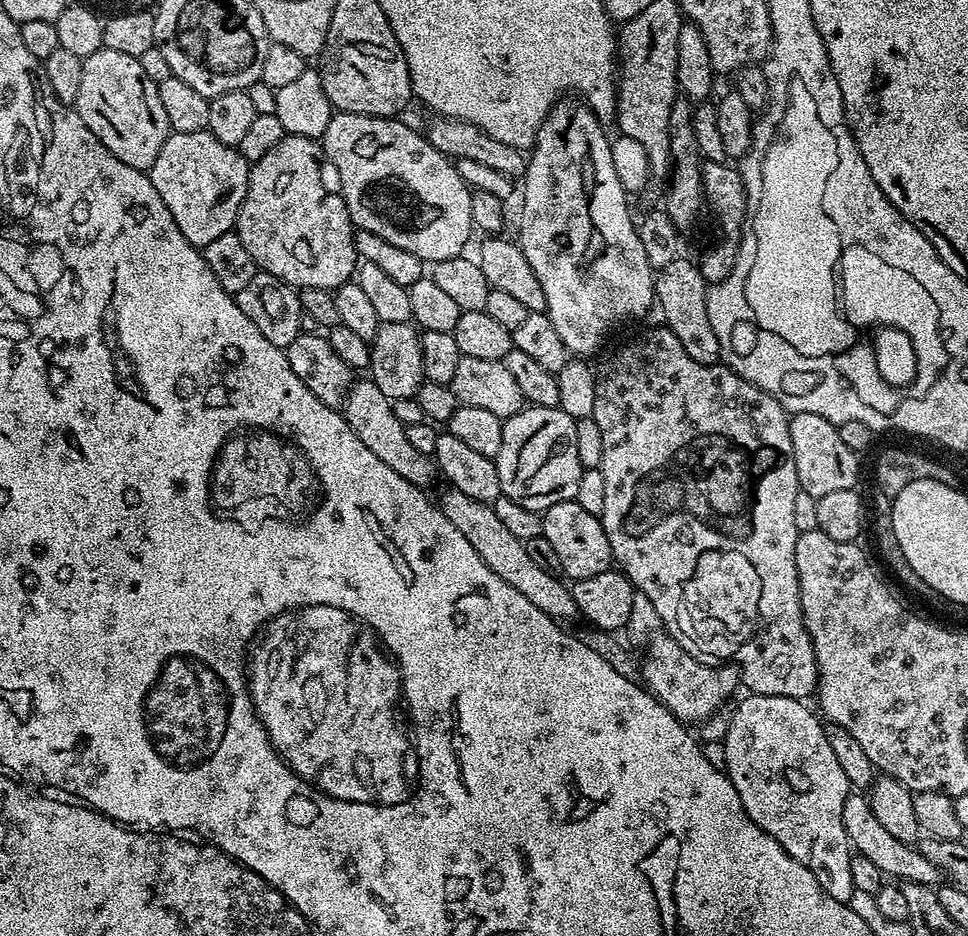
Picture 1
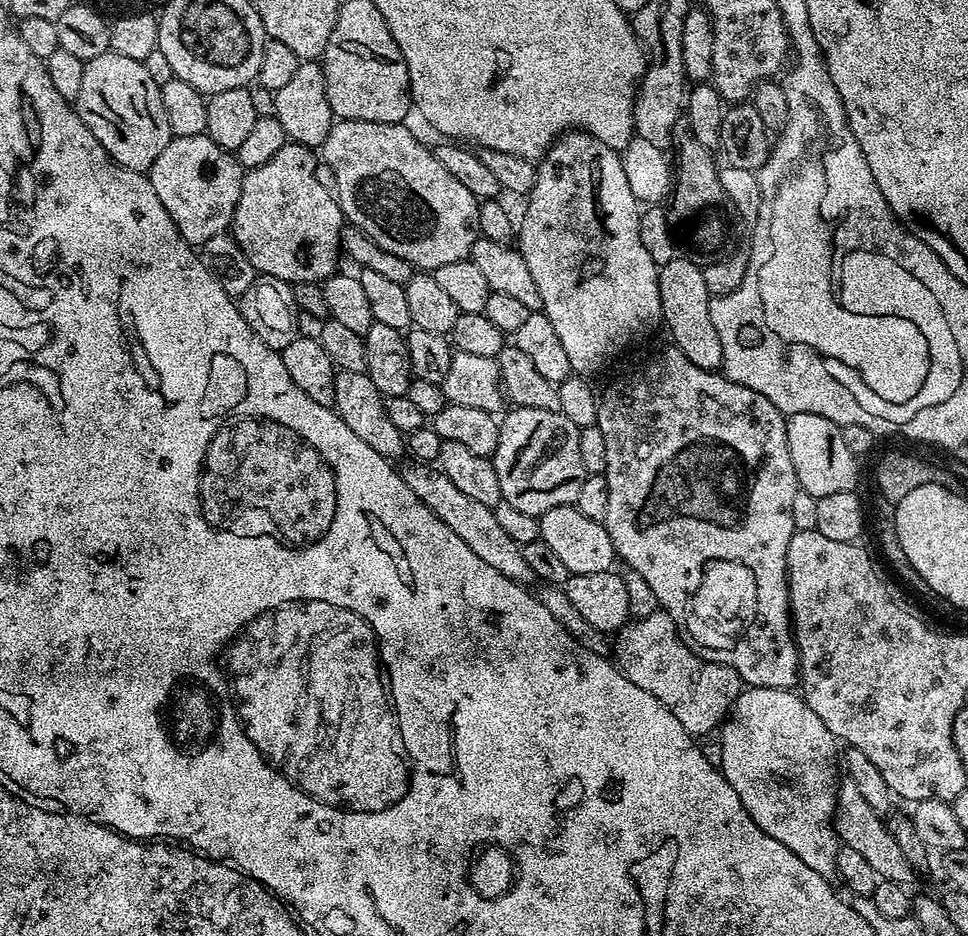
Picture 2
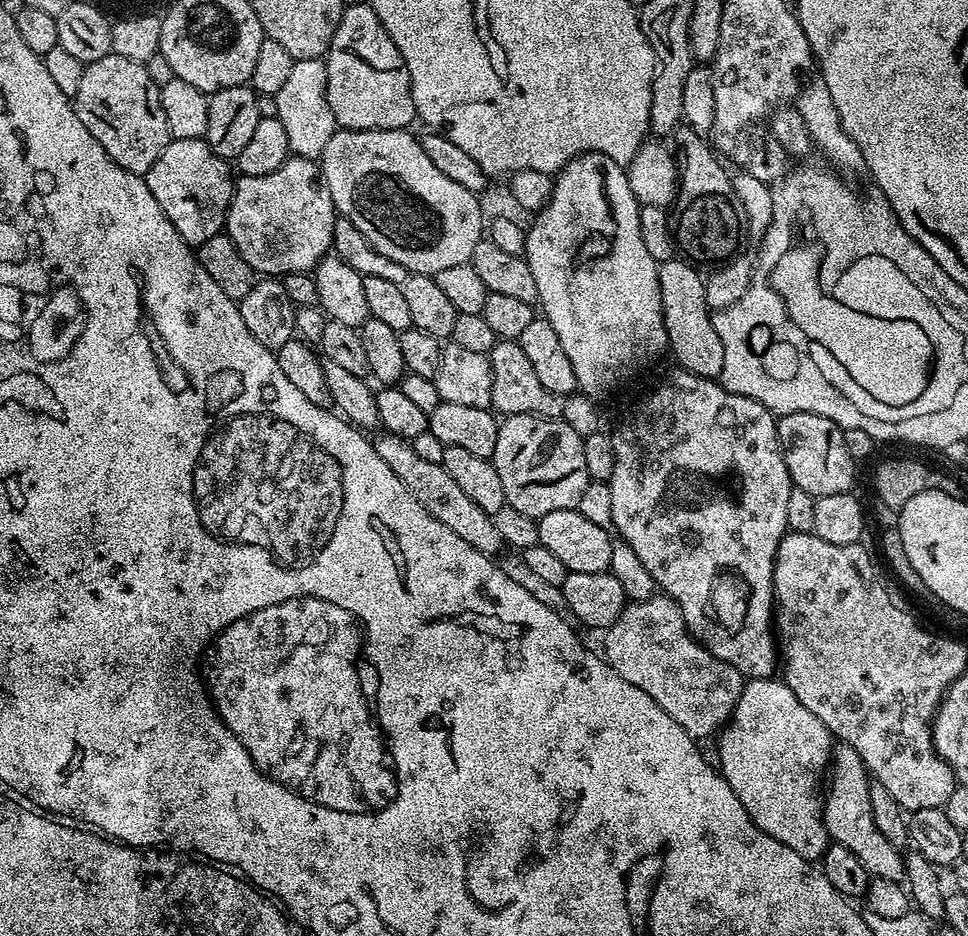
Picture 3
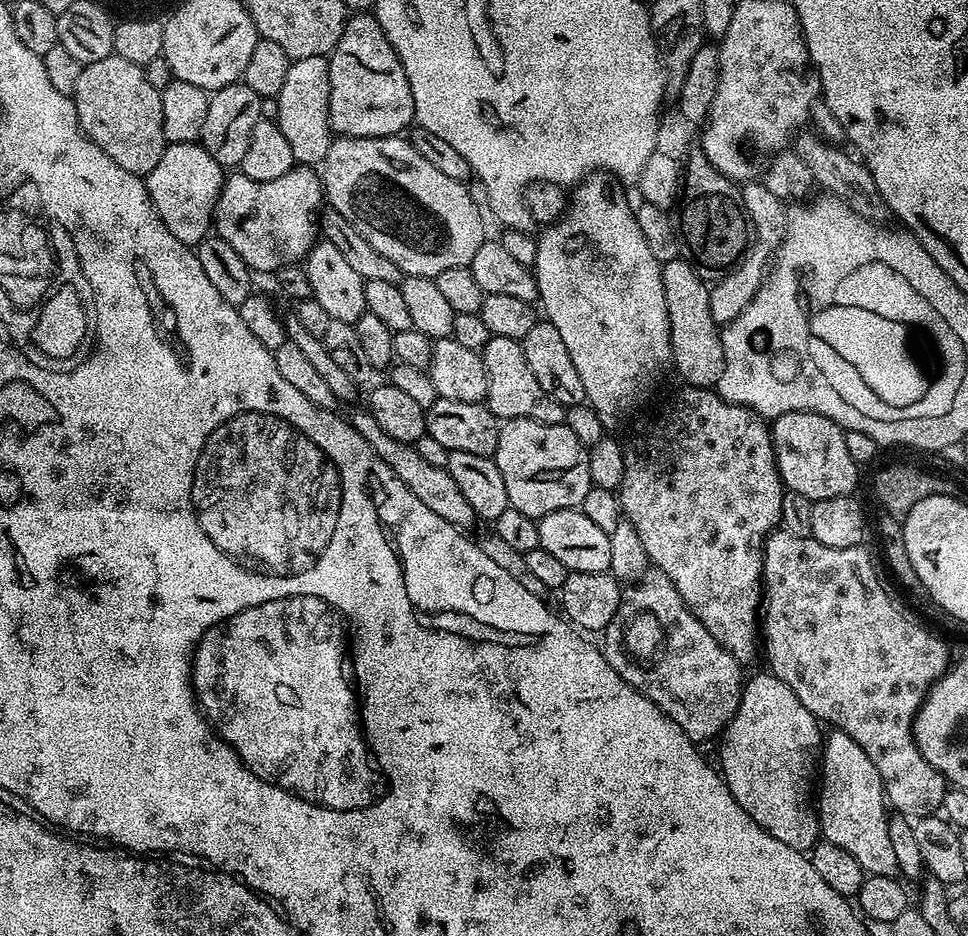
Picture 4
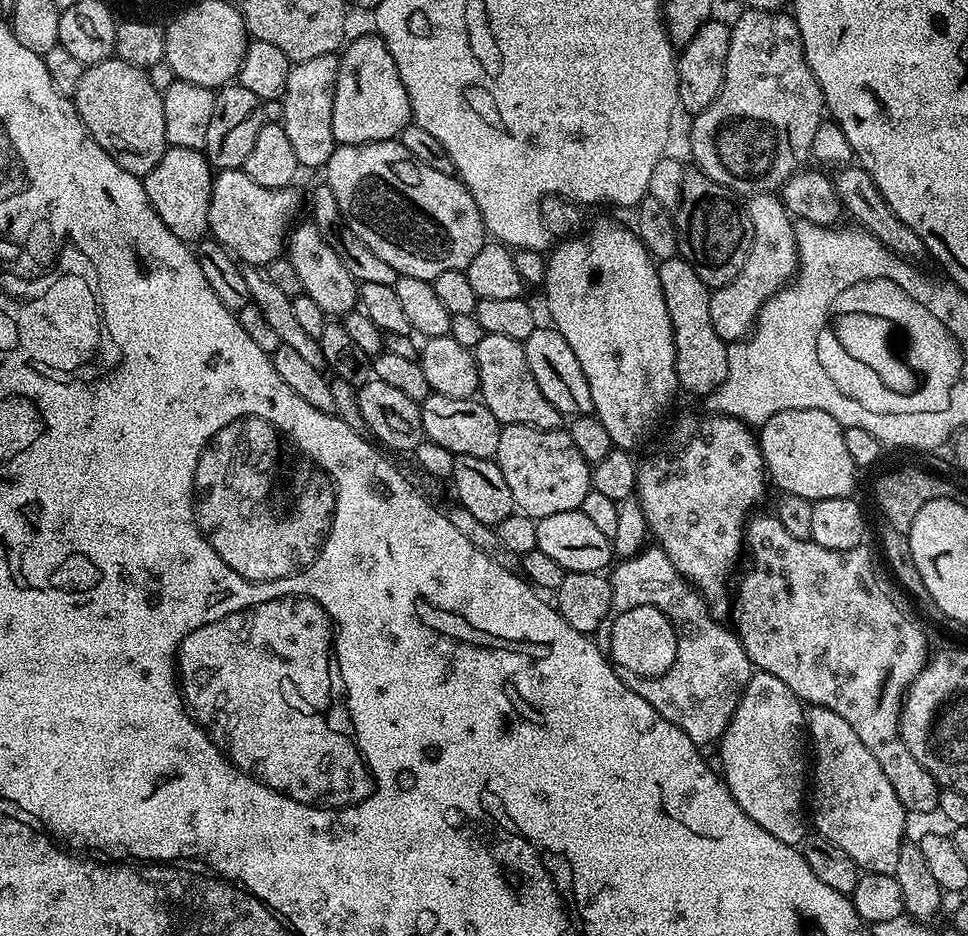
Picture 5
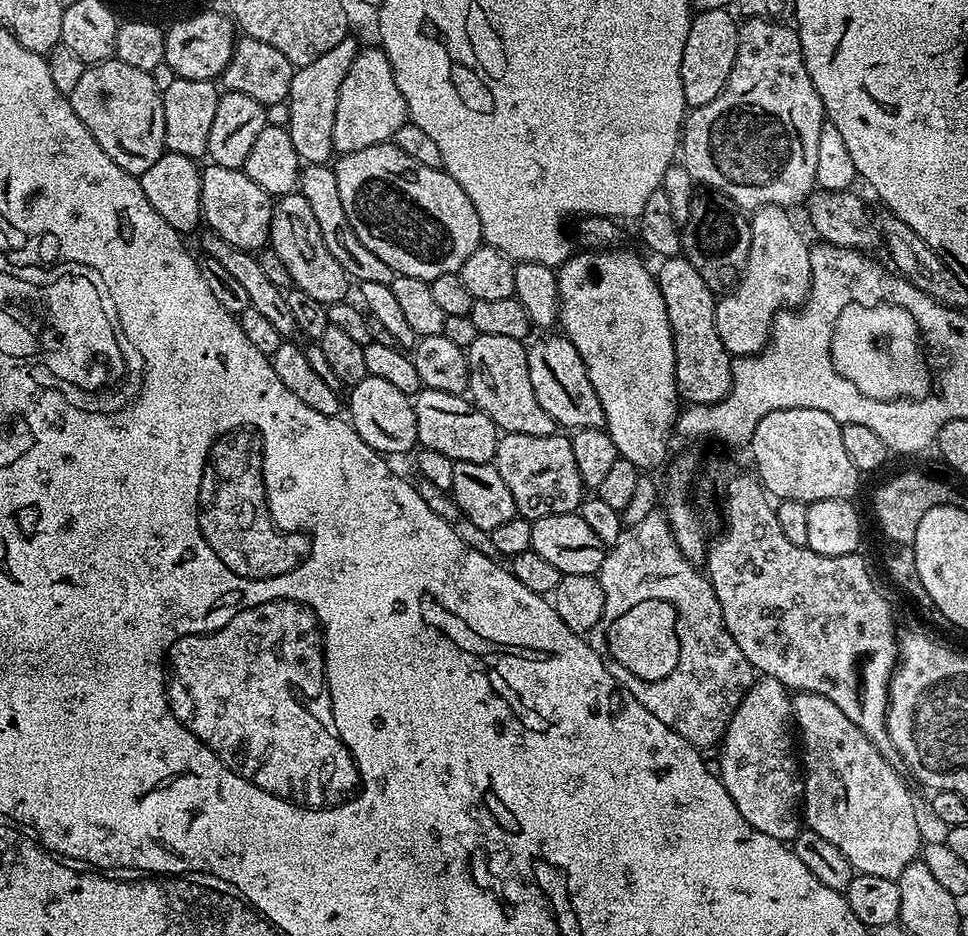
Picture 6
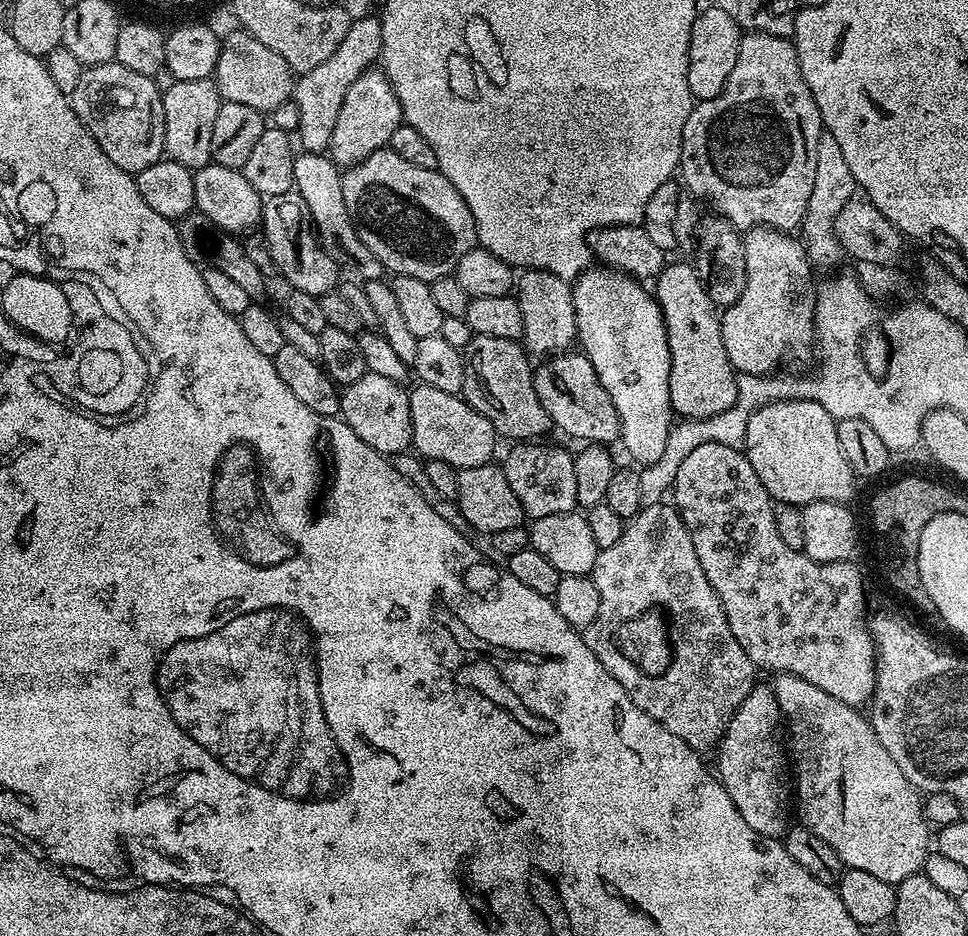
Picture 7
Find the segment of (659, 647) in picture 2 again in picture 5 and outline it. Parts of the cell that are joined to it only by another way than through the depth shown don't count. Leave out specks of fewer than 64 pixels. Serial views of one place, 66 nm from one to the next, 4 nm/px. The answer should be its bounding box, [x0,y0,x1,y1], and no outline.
[610,546,737,746]

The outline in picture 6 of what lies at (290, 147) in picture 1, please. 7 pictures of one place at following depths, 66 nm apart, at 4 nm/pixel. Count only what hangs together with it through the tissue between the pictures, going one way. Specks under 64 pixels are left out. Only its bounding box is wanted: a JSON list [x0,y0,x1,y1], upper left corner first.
[200,163,273,253]

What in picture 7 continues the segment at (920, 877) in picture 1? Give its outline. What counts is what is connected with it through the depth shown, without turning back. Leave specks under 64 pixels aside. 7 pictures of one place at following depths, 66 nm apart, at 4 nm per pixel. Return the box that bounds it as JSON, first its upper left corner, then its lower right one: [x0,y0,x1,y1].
[770,674,930,886]

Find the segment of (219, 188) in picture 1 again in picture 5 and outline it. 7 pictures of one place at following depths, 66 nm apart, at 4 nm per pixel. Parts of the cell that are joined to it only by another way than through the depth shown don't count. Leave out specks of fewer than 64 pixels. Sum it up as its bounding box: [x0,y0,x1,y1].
[143,148,214,242]

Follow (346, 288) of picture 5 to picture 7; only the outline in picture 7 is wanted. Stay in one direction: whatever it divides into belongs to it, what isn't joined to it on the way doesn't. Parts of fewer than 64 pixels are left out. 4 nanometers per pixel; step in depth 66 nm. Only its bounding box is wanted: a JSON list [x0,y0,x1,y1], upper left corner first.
[260,190,341,297]

